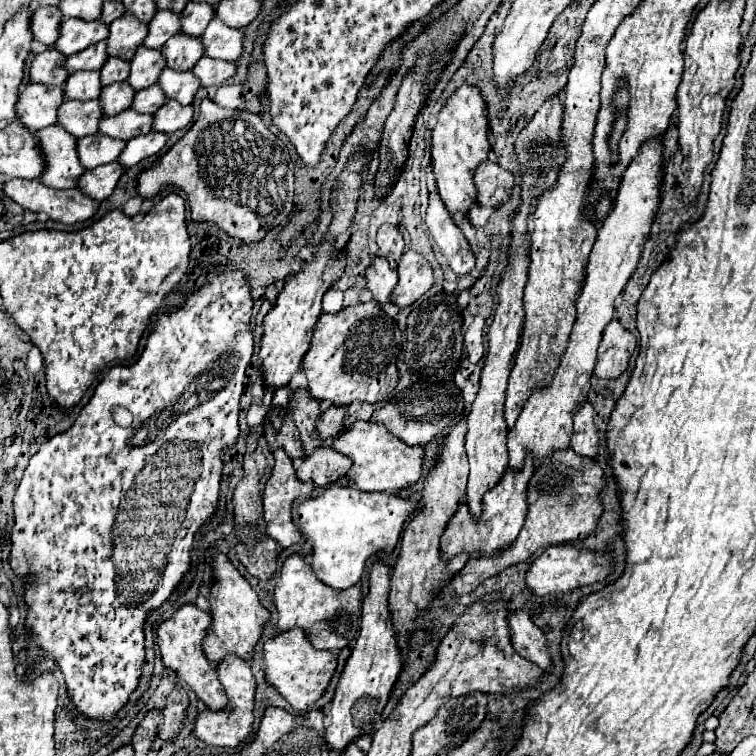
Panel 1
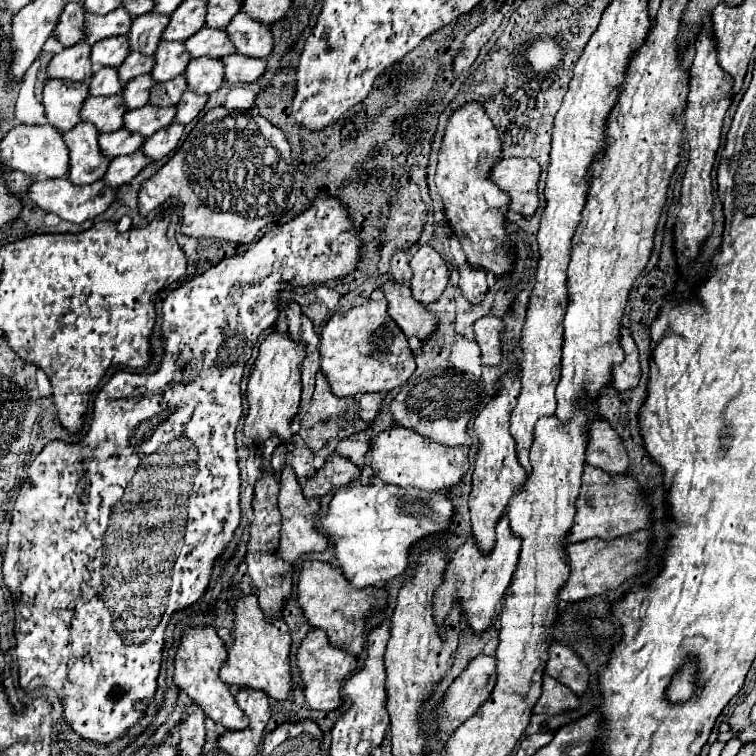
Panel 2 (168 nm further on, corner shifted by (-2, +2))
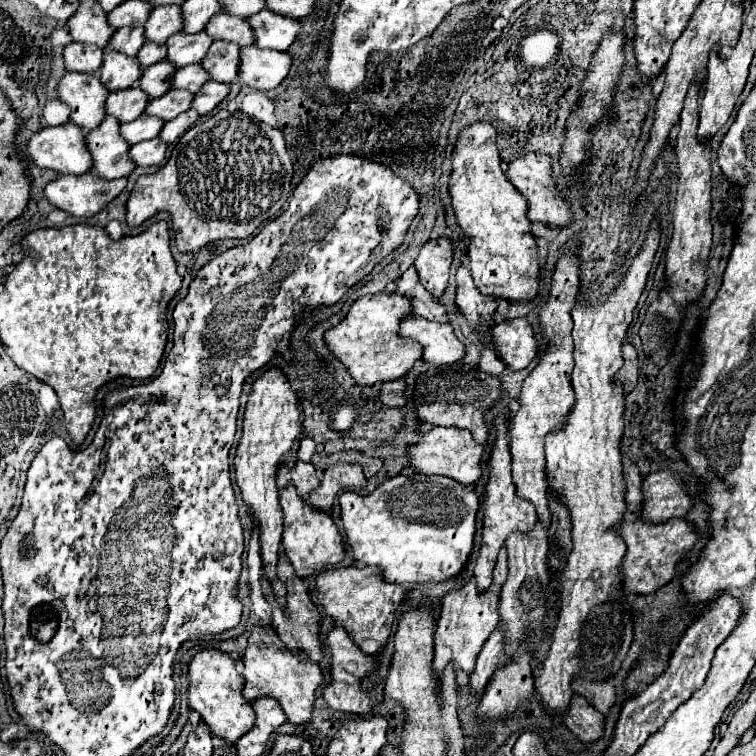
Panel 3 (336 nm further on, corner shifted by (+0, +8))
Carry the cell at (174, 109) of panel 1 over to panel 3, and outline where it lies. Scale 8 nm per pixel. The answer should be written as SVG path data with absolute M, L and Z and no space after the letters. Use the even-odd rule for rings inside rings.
M206 82L202 86L202 90L194 96L194 104L192 108L198 110L200 114L208 114L212 112L226 96L230 94L230 84L222 84L222 82Z

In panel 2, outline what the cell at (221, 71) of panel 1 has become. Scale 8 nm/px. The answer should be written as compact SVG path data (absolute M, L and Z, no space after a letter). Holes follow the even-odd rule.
M228 54L220 58L224 64L224 82L226 84L248 84L258 80L266 70L266 62L258 58L248 58L240 54Z

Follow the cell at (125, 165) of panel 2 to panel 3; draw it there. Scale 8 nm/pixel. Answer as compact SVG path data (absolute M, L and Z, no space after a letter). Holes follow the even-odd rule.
M160 138L144 140L130 148L130 158L134 158L136 166L154 166L164 160L166 148L168 148L168 144Z

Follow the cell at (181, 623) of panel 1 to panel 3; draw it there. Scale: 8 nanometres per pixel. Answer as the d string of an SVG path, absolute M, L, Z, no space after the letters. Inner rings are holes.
M202 650L192 658L188 666L188 678L190 678L188 688L190 710L196 710L202 716L204 724L210 728L214 736L222 738L226 744L236 744L254 726L256 714L242 696L244 680L242 674L238 674L236 670L234 660L218 650Z

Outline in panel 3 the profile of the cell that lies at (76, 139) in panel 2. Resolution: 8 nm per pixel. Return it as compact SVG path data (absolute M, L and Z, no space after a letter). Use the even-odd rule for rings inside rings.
M106 116L106 120L92 132L86 134L88 150L94 158L92 174L112 180L128 176L136 164L128 156L130 144L120 134L120 122L114 116Z

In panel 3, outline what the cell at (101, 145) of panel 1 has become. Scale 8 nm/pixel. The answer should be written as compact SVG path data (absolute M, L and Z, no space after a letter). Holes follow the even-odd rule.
M142 114L138 120L128 122L128 124L122 124L120 130L122 130L122 136L126 138L128 144L138 144L142 140L156 138L160 134L162 126L164 126L164 120L162 118Z

